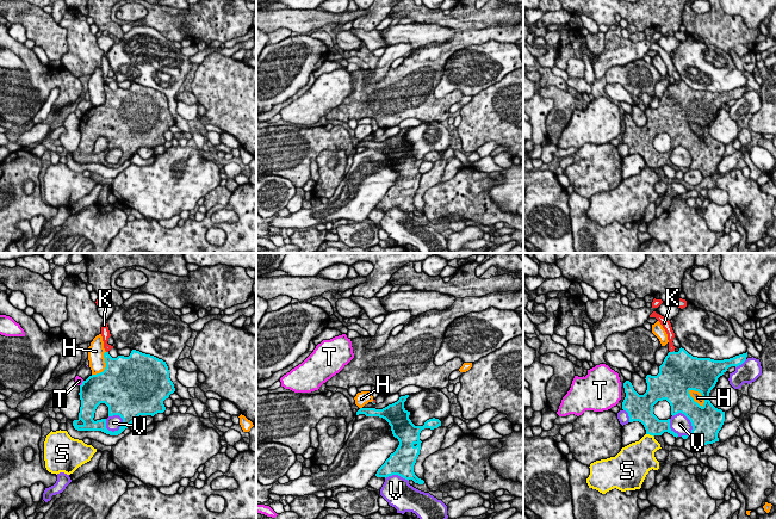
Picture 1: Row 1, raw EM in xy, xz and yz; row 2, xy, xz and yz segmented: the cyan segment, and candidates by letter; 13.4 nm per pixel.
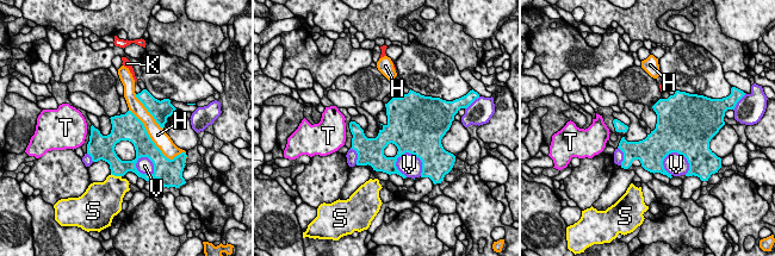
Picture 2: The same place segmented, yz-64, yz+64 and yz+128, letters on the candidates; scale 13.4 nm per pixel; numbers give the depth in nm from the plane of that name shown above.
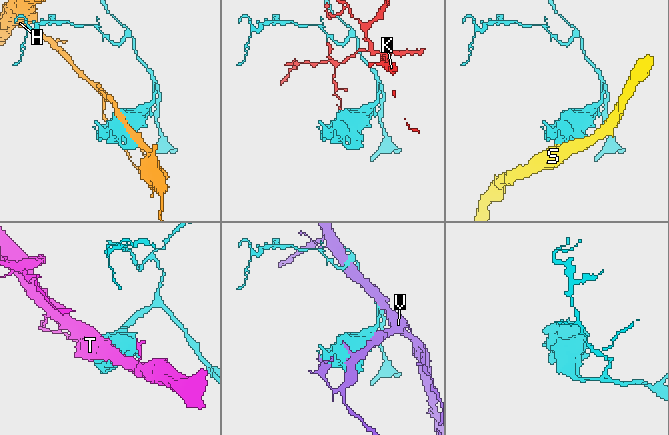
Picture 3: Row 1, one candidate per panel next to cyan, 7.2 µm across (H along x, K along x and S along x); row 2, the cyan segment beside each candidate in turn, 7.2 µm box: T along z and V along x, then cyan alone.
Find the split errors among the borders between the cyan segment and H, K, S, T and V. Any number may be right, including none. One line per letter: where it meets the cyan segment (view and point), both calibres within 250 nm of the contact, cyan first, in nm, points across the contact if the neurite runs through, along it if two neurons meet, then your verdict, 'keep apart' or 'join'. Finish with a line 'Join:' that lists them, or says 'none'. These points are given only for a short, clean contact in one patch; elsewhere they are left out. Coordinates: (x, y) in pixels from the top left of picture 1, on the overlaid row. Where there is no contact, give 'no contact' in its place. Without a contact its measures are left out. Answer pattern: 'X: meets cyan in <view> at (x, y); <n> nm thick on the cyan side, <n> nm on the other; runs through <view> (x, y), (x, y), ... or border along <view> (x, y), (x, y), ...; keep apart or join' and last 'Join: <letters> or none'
H: meets cyan in yz at (693, 399); 360 nm thick on the cyan side, 130 nm on the other; keep apart
K: meets cyan in yz at (671, 352); 480 nm thick on the cyan side, 100 nm on the other; border along yz (674, 350), (670, 352); keep apart
S: meets cyan in yz at (650, 434); 240 nm thick on the cyan side, 320 nm on the other; border along yz (646, 433), (653, 437); keep apart
T: meets cyan in xy at (82, 383); 400 nm thick on the cyan side, 100 nm on the other; keep apart
V: meets cyan in xy at (116, 431); 170 nm thick on the cyan side, 190 nm on the other; keep apart
Join: none

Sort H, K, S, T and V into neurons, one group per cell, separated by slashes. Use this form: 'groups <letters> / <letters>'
groups H / K / S / T / V

